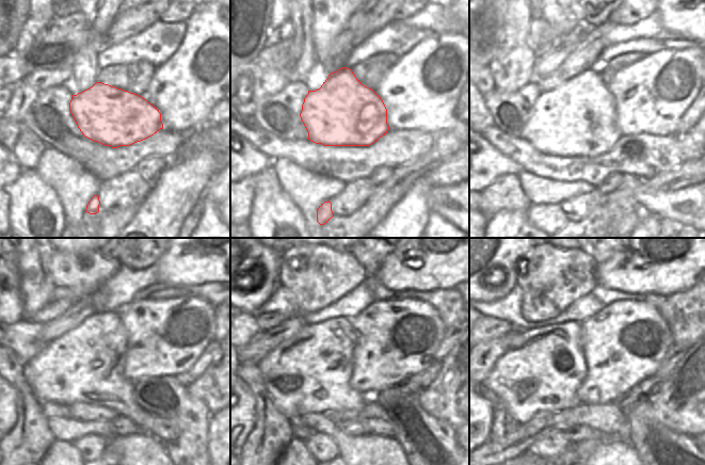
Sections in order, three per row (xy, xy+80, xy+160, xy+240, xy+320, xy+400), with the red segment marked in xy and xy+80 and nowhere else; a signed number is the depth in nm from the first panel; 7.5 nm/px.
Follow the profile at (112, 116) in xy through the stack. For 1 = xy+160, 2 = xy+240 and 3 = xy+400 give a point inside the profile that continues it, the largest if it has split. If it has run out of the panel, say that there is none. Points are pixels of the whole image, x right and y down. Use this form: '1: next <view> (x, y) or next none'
1: next xy+160 (577, 118)
2: next xy+240 (86, 364)
3: next xy+400 (541, 371)

